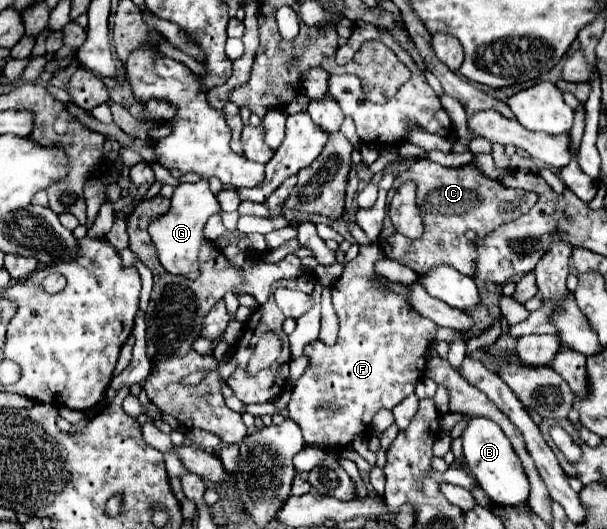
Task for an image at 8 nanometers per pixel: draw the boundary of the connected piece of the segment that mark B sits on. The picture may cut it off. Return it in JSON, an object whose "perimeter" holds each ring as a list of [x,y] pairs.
{"perimeter":[[[471,417],[467,429],[463,431],[463,453],[465,459],[477,477],[481,489],[499,505],[519,505],[527,503],[529,499],[529,479],[523,471],[521,459],[517,457],[515,449],[511,447],[511,441],[505,437],[501,427],[489,419],[483,417]]]}

